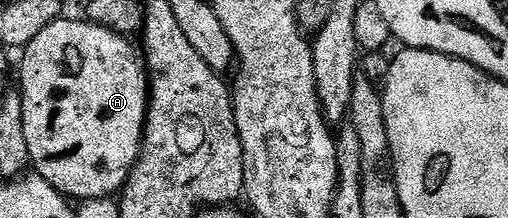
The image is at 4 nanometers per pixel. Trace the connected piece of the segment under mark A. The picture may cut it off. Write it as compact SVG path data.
M60 18L54 20L49 26L45 26L45 30L41 30L41 34L37 34L37 38L33 38L33 42L29 42L21 52L21 56L23 56L21 95L23 109L25 110L25 139L29 142L31 168L38 176L45 178L45 182L53 185L62 196L66 196L72 201L82 202L102 196L111 198L122 193L139 157L139 150L143 146L143 128L147 125L147 105L149 103L149 73L141 59L140 49L136 45L134 48L128 37L118 36L113 30L109 30L100 24L93 24L86 18L80 18L80 20L67 19Z

